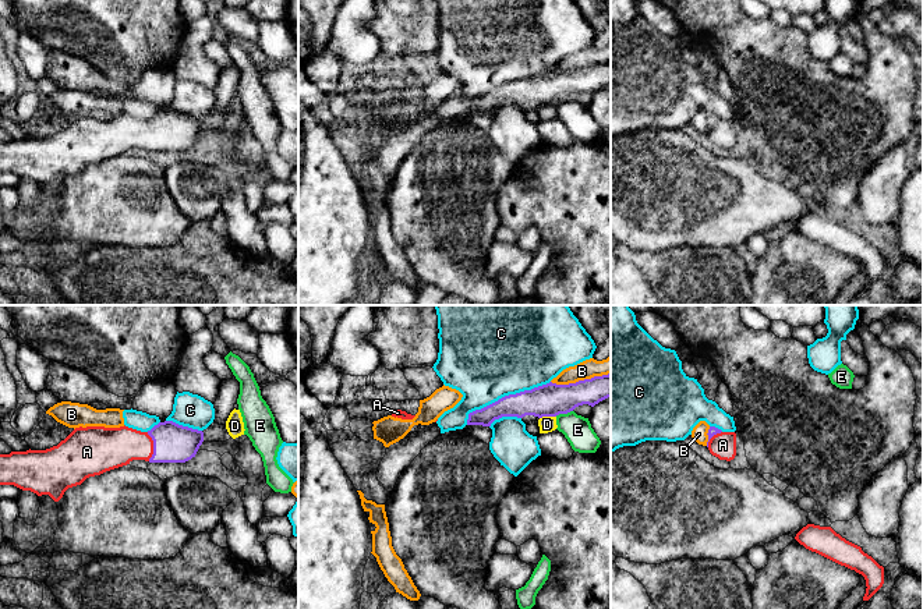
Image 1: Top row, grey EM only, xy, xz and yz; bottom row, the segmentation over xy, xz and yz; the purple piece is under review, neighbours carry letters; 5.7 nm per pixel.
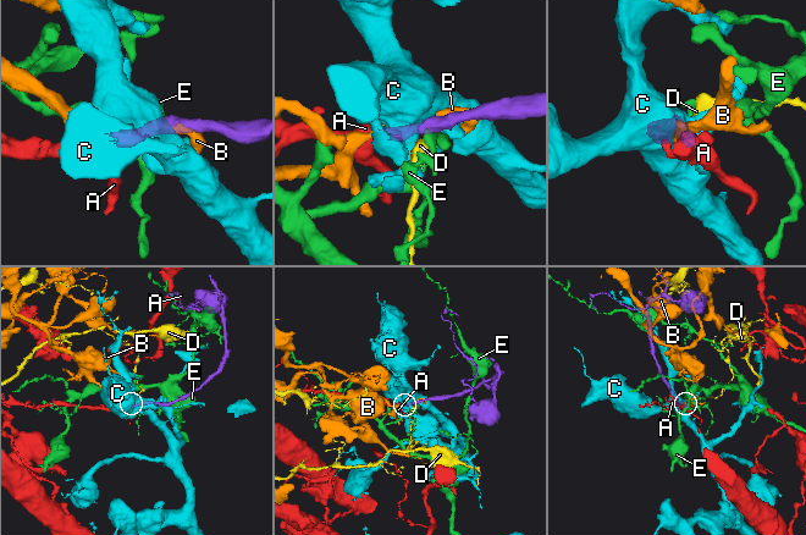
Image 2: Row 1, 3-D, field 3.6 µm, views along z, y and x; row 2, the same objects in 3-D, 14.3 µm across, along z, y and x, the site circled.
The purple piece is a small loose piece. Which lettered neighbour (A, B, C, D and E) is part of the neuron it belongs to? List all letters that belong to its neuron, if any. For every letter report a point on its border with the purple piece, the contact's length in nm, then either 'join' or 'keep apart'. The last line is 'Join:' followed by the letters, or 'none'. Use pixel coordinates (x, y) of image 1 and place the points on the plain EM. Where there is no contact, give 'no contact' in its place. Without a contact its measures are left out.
A: meets purple in xy at (154, 134); contact 170 nm long; join
B: meets purple in xz at (580, 68); contact 340 nm long; keep apart
C: meets purple in xz at (505, 84); contact 550 nm long; keep apart
D: meets purple in xz at (547, 103); contact 100 nm long; keep apart
E: meets purple in xz at (563, 101); contact 110 nm long; keep apart
Join: A

